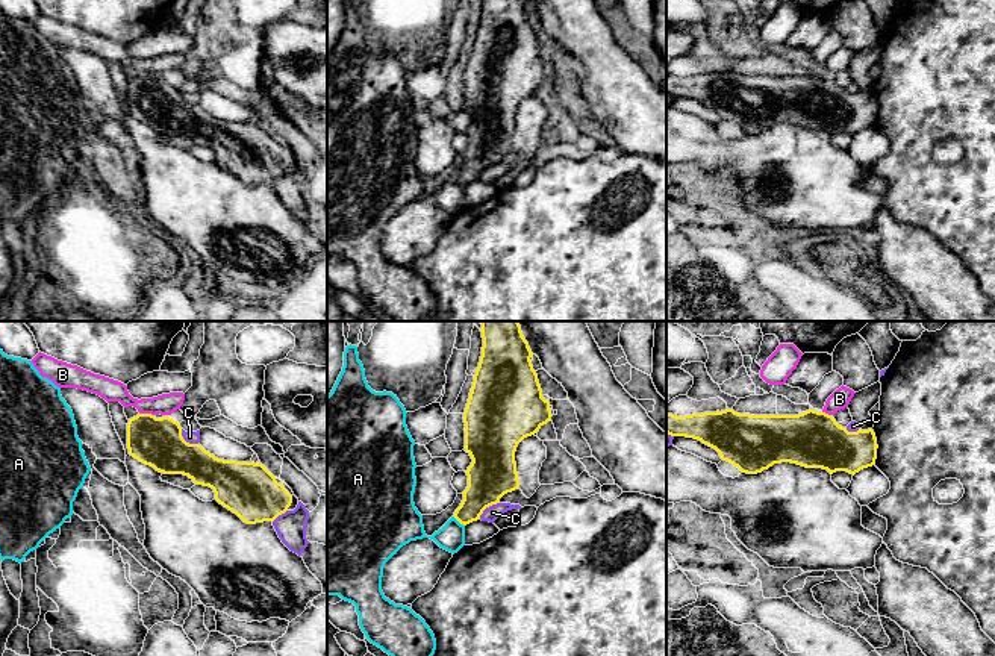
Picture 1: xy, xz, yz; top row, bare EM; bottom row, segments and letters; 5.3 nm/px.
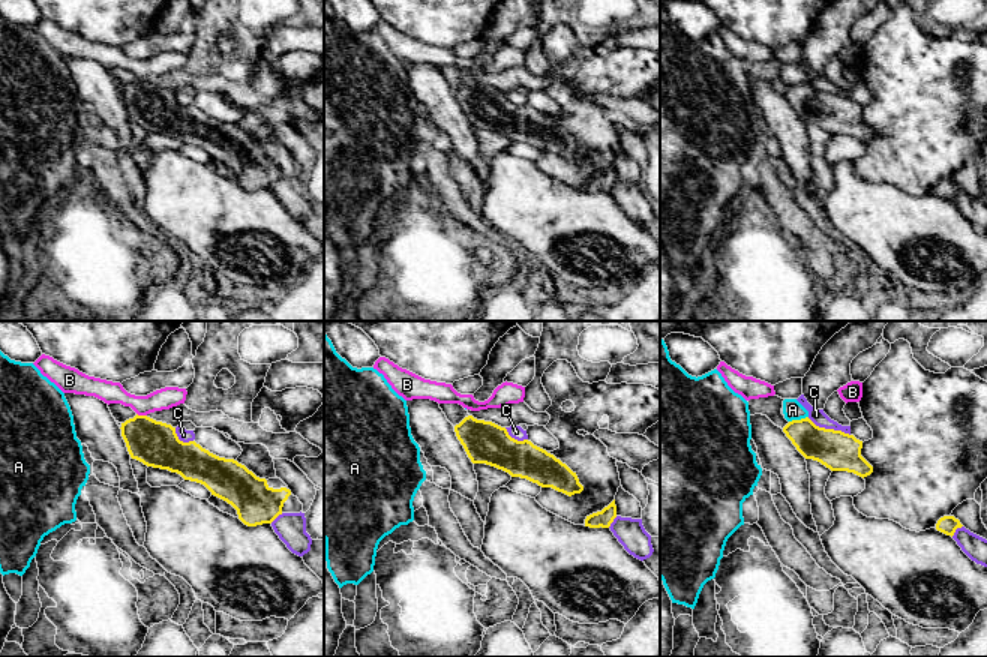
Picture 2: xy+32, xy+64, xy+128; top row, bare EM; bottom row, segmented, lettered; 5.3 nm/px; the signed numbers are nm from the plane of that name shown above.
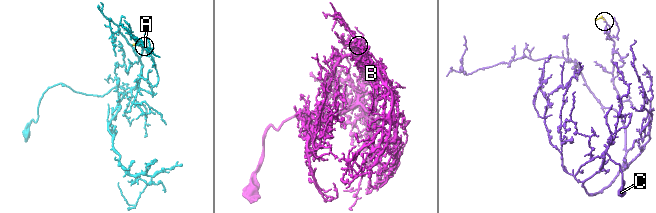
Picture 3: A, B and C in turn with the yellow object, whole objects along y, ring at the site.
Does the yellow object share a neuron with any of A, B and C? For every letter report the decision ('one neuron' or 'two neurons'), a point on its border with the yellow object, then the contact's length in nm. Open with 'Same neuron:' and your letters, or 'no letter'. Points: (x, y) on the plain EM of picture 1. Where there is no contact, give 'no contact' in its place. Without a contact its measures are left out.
Same neuron: C
A: two neurons; meets yellow in xz at (459, 182); contact 90 nm long
B: two neurons; meets yellow in xy at (147, 74); contact 80 nm long
C: one neuron; meets yellow in xy at (185, 102); contact 130 nm long

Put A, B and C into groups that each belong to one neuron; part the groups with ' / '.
A / B / C

